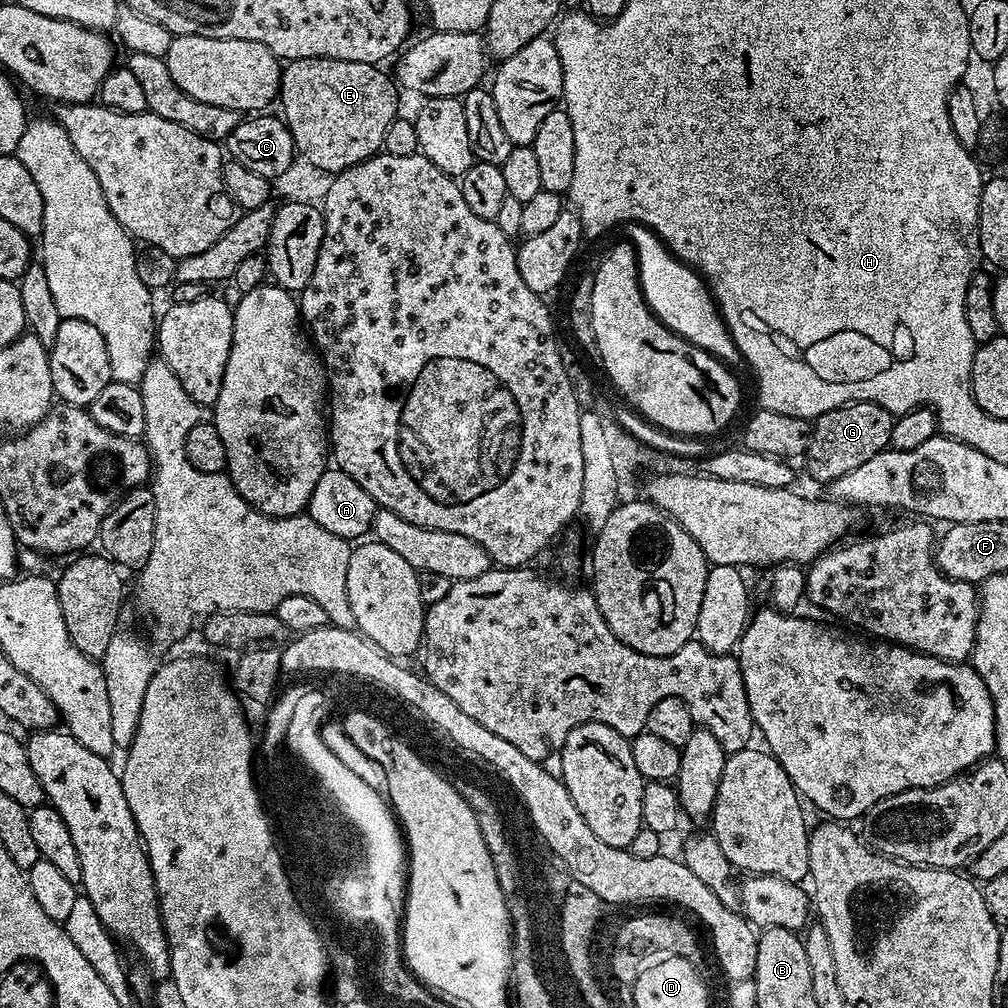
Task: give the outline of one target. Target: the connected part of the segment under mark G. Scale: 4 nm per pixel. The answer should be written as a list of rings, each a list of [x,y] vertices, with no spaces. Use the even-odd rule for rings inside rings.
[[[865,400],[843,404],[841,408],[817,416],[812,424],[812,437],[806,453],[809,474],[816,480],[831,482],[842,478],[842,474],[850,474],[850,470],[858,470],[862,462],[870,462],[874,454],[889,447],[893,419],[891,412]]]

